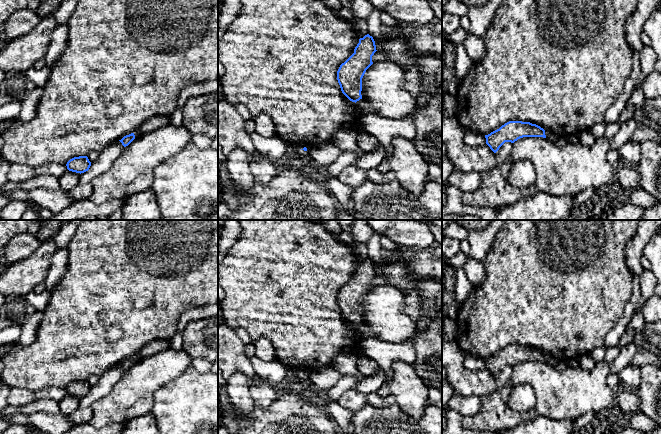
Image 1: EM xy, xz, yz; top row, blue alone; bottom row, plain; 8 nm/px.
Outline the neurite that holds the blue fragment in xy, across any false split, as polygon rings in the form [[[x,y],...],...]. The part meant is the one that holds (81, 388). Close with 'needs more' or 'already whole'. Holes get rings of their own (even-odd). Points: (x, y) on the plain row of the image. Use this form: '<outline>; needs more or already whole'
[[[79,380],[70,383],[66,390],[69,395],[81,398],[89,394],[91,386],[87,380]]]; already whole

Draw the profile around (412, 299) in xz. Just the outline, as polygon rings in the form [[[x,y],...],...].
[[[417,290],[402,292],[404,294],[405,313],[416,322],[422,315],[421,294]]]

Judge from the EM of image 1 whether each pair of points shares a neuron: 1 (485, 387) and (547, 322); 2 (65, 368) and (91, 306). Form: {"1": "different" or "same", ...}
{"1": "different", "2": "same"}

